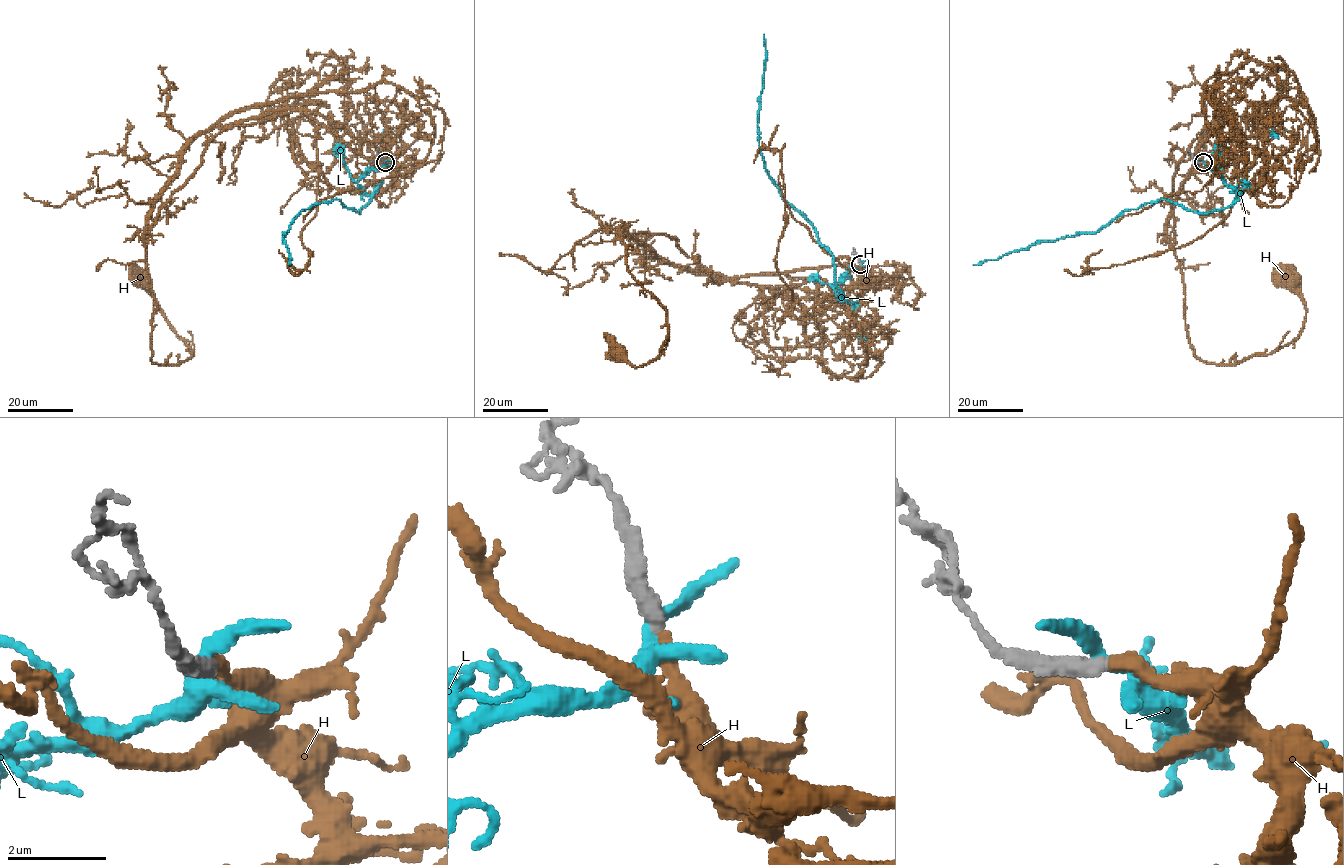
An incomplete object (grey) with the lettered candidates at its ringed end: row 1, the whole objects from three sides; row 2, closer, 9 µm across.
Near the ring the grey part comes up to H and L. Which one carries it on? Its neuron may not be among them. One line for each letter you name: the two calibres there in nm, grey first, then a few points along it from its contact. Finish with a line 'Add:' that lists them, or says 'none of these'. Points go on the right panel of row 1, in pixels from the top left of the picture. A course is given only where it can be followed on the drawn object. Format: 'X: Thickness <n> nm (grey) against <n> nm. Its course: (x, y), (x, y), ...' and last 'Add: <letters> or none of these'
H: Thickness 360 nm (grey) against 320 nm. Its course: (1203, 162), (1226, 168), (1225, 111), (1174, 177), (1193, 353), (1237, 364), (1292, 342), (1305, 318), (1293, 279)
Add: H

